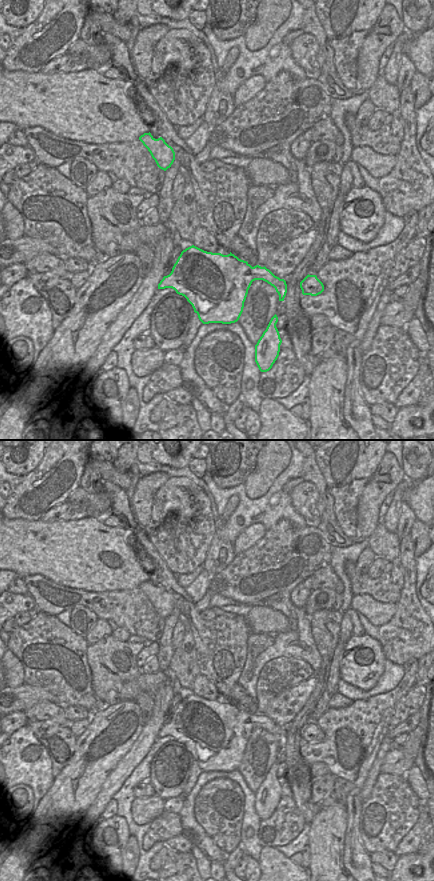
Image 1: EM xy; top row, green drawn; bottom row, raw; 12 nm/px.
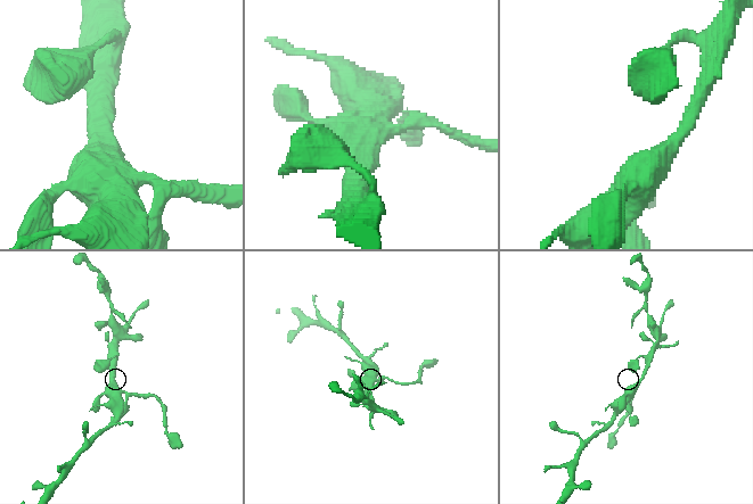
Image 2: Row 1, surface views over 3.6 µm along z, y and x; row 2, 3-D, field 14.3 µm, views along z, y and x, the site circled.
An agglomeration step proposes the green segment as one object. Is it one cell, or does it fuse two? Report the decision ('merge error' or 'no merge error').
merge error

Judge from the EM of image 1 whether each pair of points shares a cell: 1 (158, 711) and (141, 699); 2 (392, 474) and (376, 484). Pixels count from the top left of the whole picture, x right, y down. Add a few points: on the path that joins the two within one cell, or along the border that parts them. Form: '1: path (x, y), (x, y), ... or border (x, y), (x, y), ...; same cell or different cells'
1: border (152, 696), (152, 715), (144, 724); different cells
2: path (388, 476), (384, 480), (378, 480); same cell

